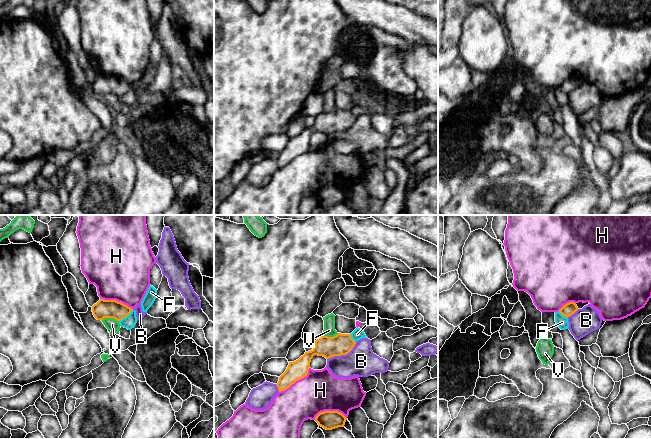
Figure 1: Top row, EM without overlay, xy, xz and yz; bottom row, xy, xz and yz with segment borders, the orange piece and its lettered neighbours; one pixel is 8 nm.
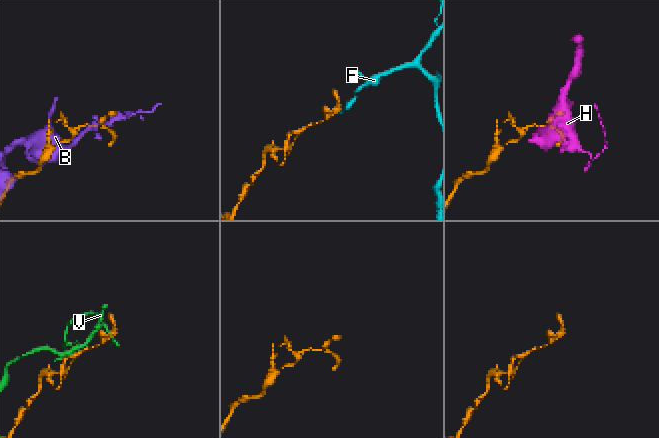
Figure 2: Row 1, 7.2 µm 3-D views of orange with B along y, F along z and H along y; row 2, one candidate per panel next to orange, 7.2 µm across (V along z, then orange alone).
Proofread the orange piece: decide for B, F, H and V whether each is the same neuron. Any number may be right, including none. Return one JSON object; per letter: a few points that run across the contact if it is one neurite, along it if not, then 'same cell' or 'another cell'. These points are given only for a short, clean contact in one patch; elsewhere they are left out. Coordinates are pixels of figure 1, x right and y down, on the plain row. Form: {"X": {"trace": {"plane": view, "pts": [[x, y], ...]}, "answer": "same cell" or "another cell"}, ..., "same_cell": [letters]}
{"B": {"answer": "another cell"}, "F": {"trace": {"plane": "xy", "pts": [[132, 85], [119, 97]]}, "answer": "another cell"}, "H": {"answer": "another cell"}, "V": {"answer": "another cell"}, "same_cell": []}

